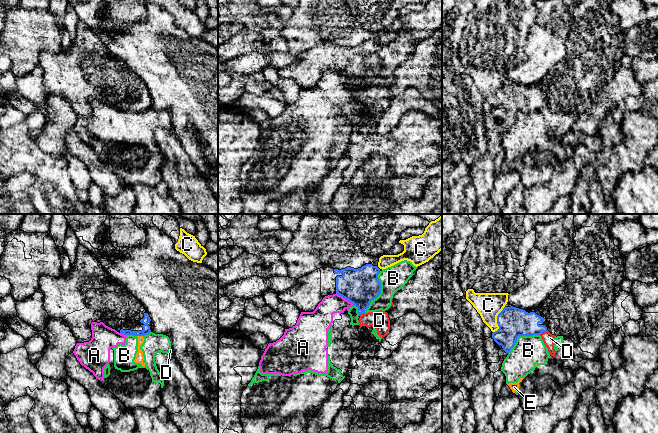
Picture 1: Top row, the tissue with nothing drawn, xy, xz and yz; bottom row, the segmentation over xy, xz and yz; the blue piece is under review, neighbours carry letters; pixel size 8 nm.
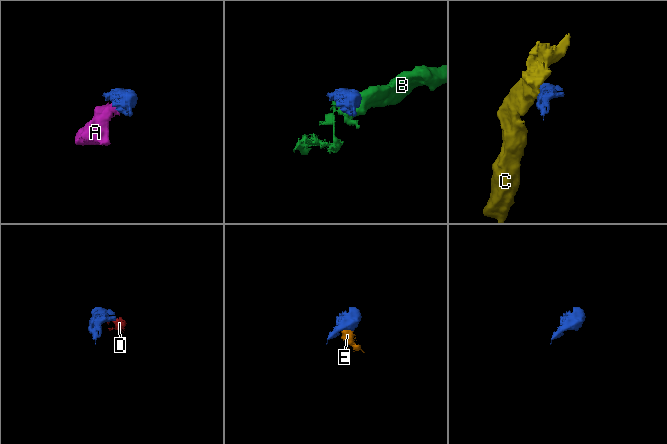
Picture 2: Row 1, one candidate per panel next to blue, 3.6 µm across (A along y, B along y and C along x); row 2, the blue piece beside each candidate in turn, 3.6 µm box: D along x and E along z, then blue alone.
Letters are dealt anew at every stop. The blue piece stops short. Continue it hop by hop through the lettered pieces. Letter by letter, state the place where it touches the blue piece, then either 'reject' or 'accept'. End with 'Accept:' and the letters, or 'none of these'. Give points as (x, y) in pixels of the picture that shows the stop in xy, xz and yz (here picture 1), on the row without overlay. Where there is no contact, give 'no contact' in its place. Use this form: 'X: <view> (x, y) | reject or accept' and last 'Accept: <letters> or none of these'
A: xz (345, 74) | reject
B: xz (380, 68) | reject
C: yz (497, 96) | reject
D: yz (543, 107) | reject
E: xy (140, 111) | accept
Accept: E

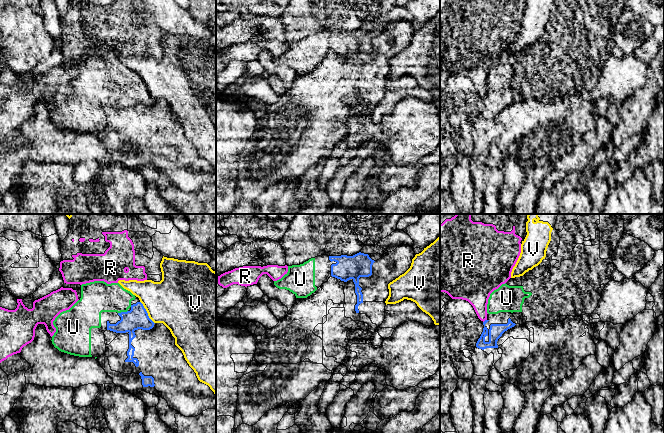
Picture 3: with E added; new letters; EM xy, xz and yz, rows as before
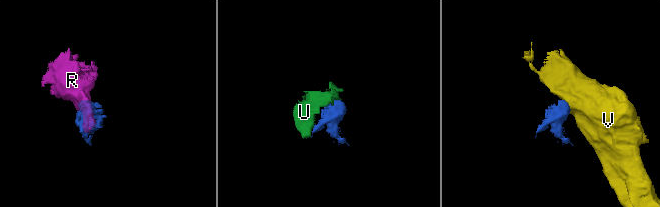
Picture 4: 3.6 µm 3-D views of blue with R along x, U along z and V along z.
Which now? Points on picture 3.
R: yz (484, 97) | reject
U: xy (122, 88) | accept
V: xy (146, 88) | reject
Accept: U

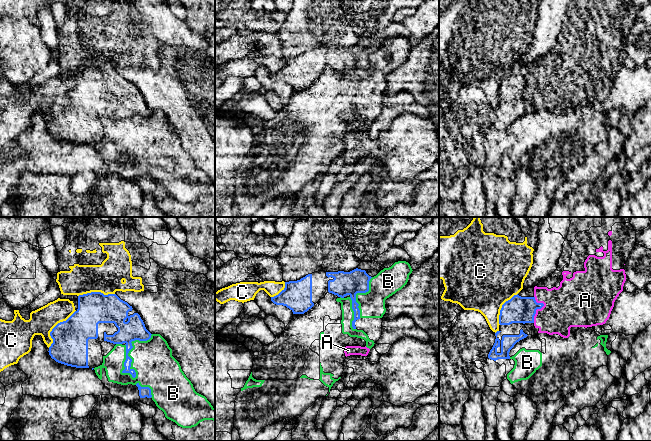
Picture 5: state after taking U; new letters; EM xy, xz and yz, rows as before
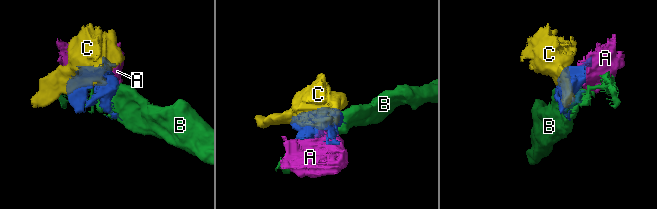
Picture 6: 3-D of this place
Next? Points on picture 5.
A: yz (540, 84) | accept
B: xy (132, 123) | reject
C: xy (54, 103) | reject
Accept: A

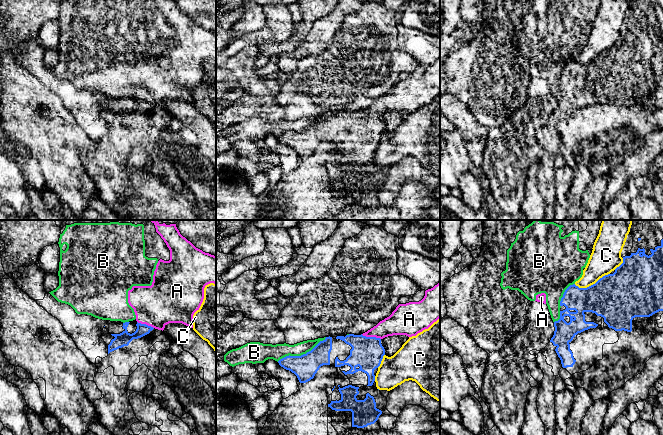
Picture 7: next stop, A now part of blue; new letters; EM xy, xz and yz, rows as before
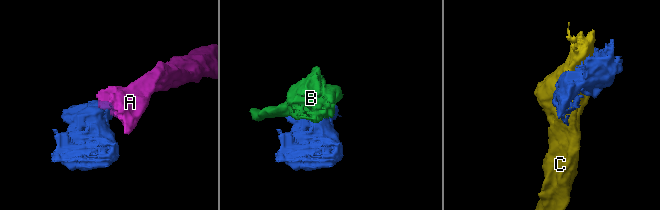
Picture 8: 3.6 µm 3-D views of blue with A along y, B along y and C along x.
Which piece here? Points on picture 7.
A: xz (371, 113) | reject
B: xz (301, 131) | reject
C: yz (591, 61) | reject
Accept: none of these

